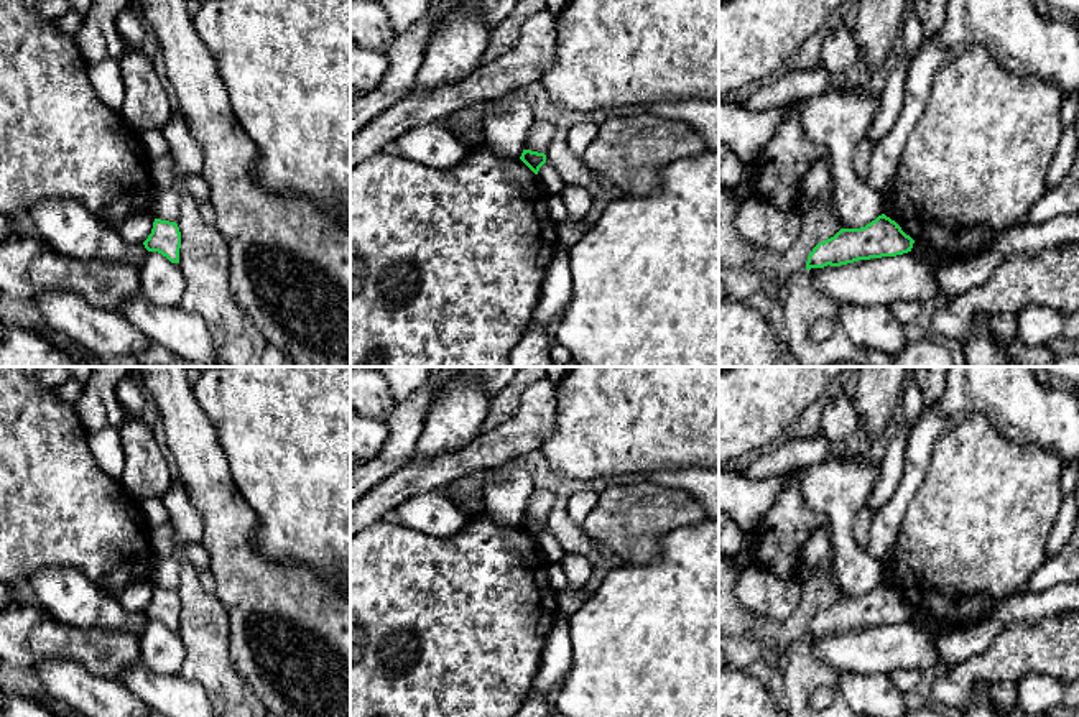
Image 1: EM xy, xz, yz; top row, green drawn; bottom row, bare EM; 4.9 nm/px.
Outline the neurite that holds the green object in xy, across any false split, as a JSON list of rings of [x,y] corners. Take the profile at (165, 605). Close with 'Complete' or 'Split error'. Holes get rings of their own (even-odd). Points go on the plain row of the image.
[[[155,587],[151,602],[143,613],[148,620],[158,620],[171,631],[179,631],[181,600],[178,592]]]. Complete

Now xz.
[[[523,518],[520,528],[535,541],[538,543],[540,536],[546,531],[546,523],[531,520],[531,518]]]. Complete

